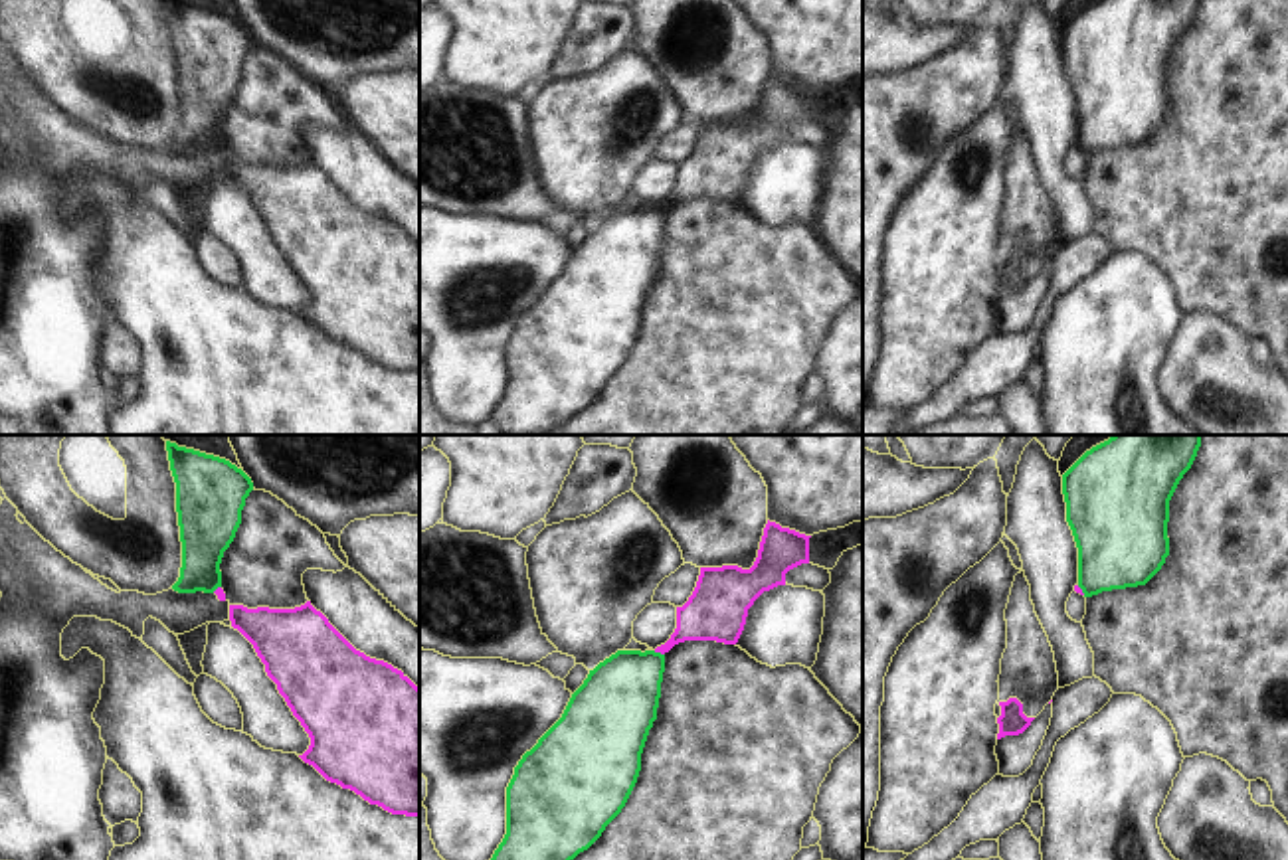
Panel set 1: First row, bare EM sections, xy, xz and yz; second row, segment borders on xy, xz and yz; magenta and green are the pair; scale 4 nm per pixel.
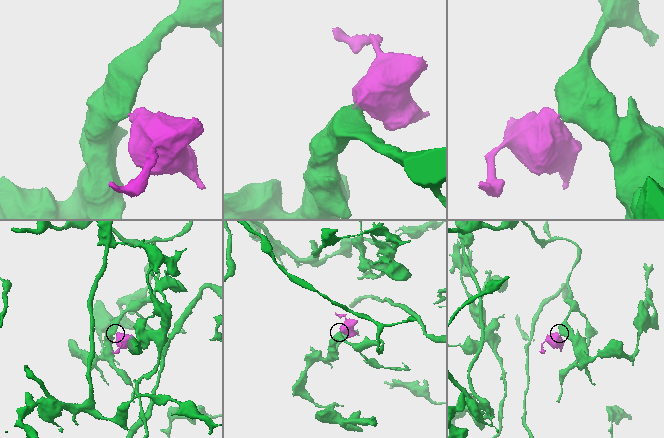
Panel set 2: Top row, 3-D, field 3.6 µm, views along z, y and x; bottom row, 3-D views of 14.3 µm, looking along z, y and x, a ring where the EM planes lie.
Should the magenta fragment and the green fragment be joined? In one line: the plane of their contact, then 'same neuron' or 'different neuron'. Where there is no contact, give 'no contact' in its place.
contact in xz; different neuron

